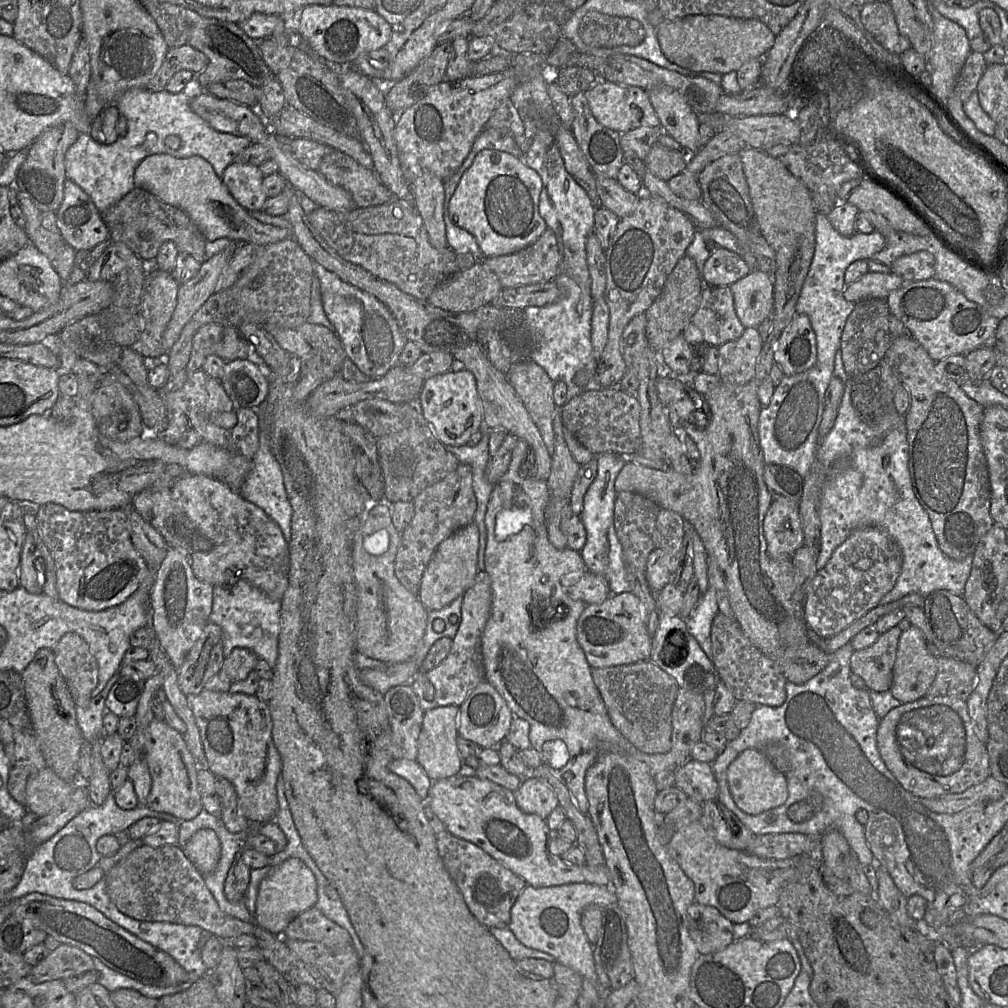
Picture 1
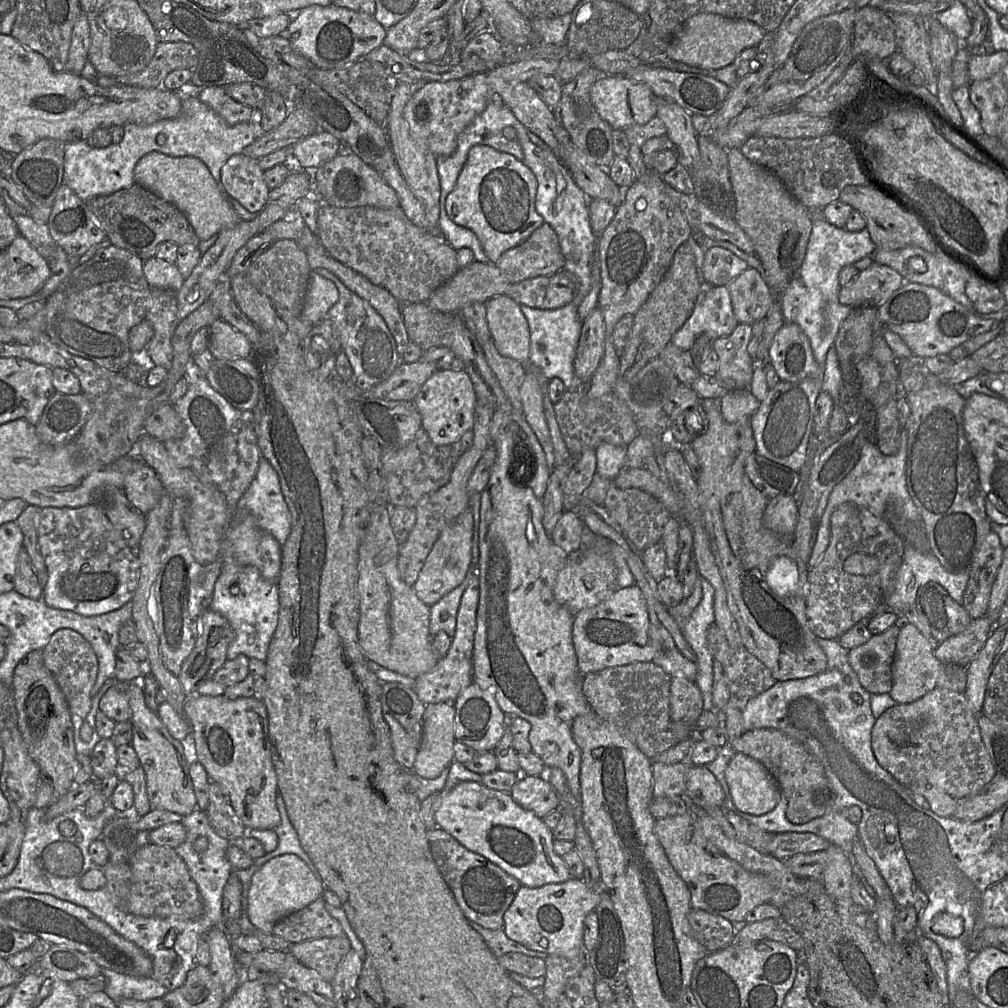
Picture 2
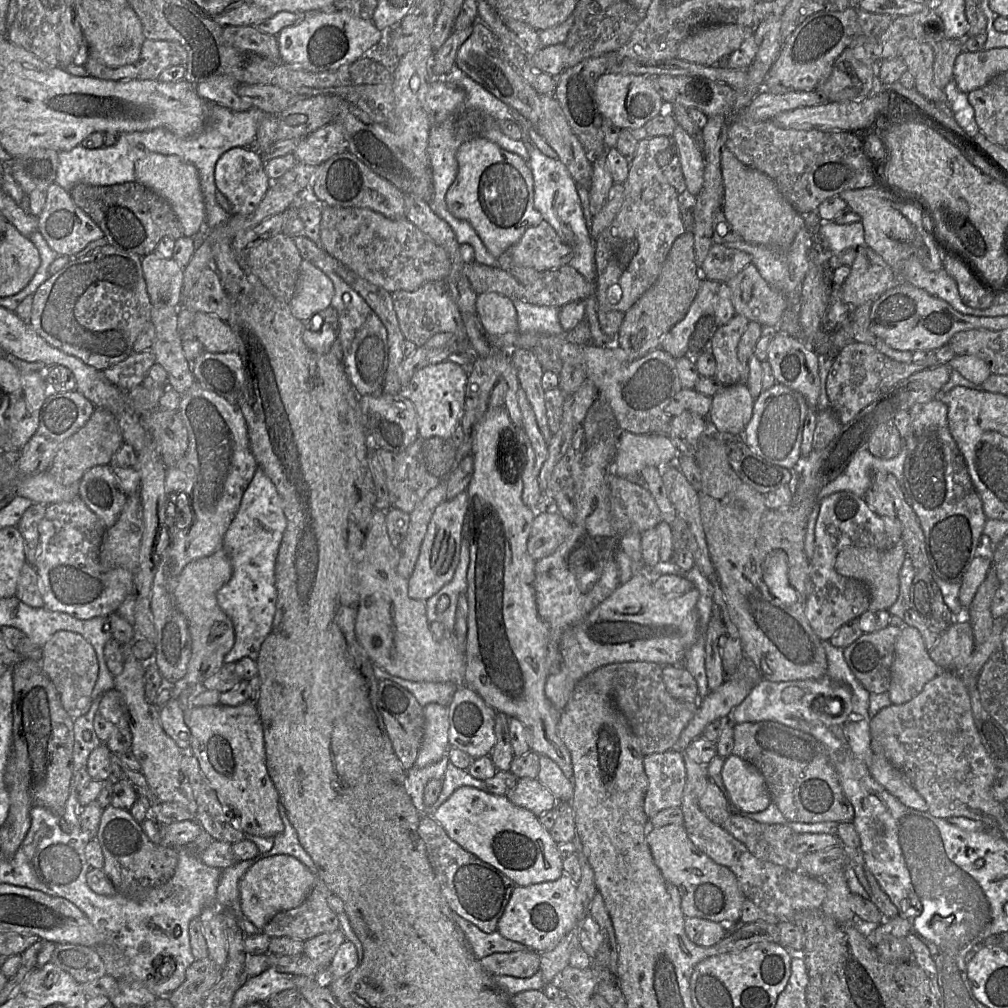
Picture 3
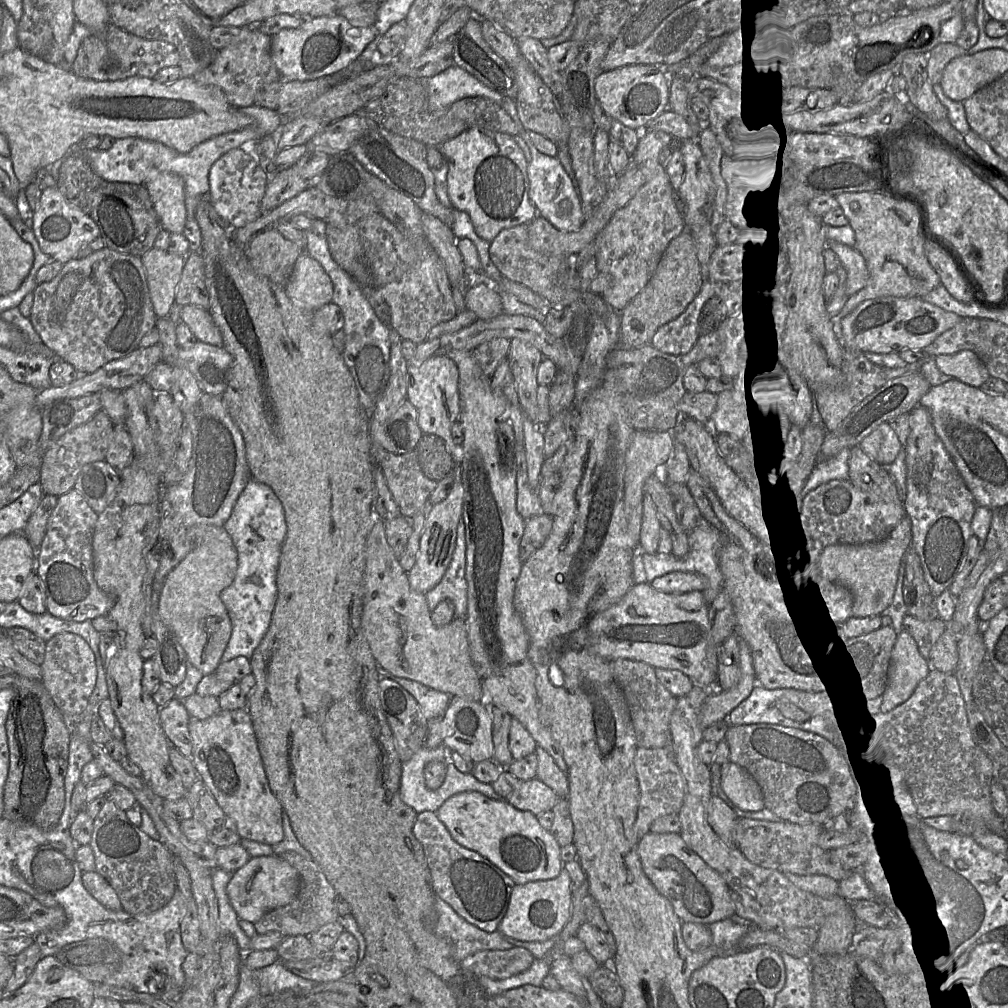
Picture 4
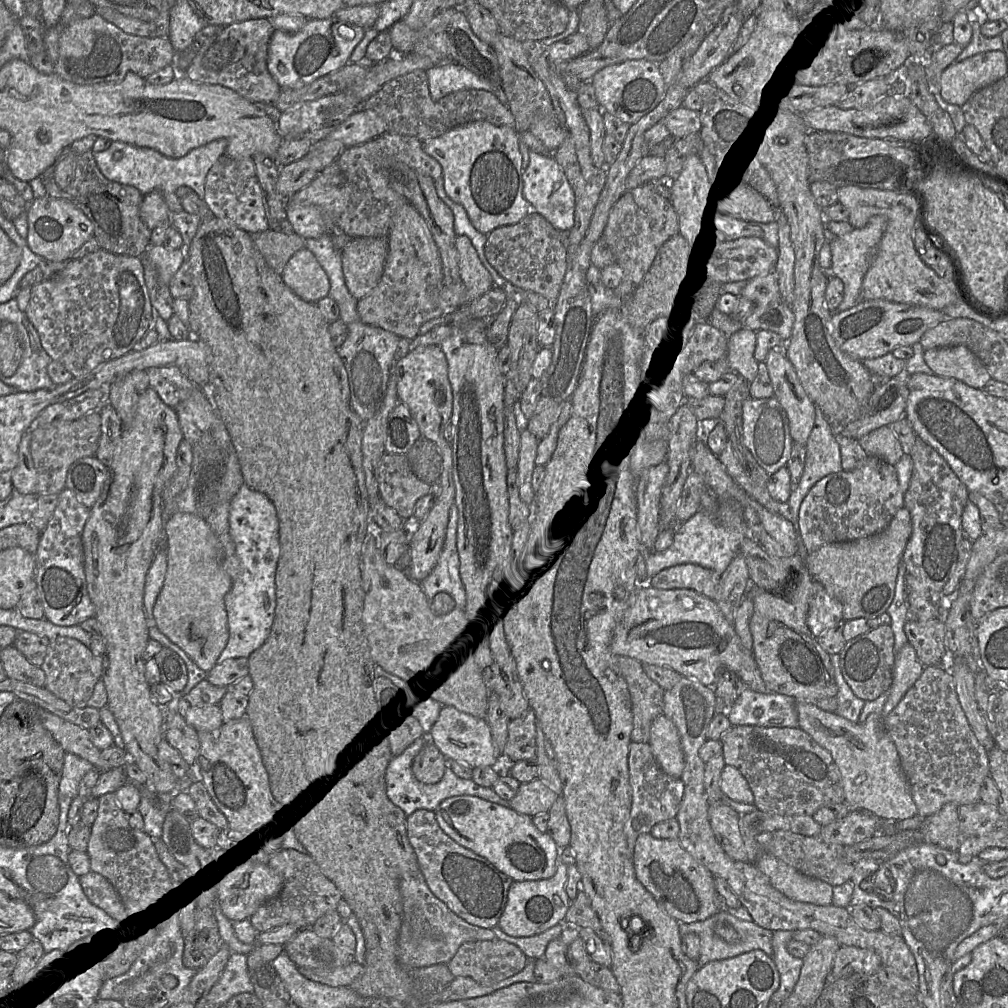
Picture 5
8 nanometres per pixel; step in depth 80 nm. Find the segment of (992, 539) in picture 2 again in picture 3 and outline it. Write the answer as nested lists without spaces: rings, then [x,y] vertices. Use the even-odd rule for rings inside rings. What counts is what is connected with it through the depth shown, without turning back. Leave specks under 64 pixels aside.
[[[982,534],[970,567],[960,582],[959,600],[965,610],[968,609],[978,588],[987,577],[992,566],[994,548],[991,539]]]

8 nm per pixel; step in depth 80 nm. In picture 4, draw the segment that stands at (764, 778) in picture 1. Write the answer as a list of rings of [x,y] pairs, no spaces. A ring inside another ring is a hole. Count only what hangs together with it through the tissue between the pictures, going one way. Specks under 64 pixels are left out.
[[[729,762],[720,779],[721,788],[734,805],[744,811],[762,810],[764,799],[754,778],[739,765]]]

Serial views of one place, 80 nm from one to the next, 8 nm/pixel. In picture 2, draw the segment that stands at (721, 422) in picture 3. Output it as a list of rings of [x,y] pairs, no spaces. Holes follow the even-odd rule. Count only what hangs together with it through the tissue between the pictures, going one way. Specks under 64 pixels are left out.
[[[750,389],[726,391],[720,400],[721,414],[728,423],[750,418],[760,405]]]

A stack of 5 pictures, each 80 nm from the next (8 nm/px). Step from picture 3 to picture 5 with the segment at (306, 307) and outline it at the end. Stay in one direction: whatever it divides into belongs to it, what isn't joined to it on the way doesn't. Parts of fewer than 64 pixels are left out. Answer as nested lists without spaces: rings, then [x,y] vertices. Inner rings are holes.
[[[303,247],[287,262],[282,274],[284,283],[301,299],[317,303],[328,297],[330,283],[314,254]]]

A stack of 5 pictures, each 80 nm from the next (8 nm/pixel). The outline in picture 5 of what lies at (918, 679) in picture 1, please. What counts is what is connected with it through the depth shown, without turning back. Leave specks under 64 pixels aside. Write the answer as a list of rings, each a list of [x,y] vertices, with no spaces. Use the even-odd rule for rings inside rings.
[[[907,642],[895,654],[892,683],[884,704],[882,716],[888,715],[906,692],[921,676],[924,665],[918,659],[915,648]]]

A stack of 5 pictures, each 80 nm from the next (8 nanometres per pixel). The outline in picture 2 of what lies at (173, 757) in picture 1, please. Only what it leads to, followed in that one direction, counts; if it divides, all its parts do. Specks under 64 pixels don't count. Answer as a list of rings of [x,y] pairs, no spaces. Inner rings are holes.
[[[140,681],[131,684],[129,705],[132,711],[132,742],[140,766],[146,776],[147,794],[152,809],[164,809],[188,816],[198,808],[193,782],[189,773],[194,758],[187,742],[175,739],[157,712],[150,710],[144,702],[144,690]]]

